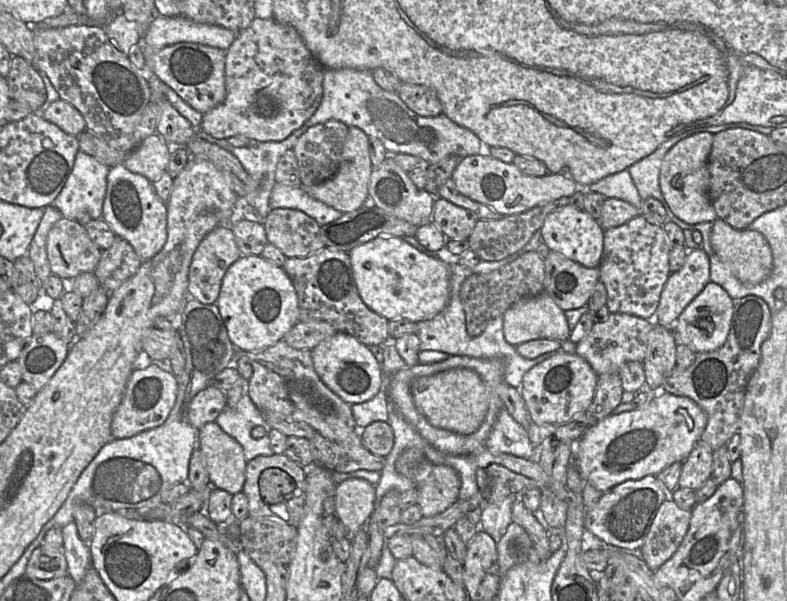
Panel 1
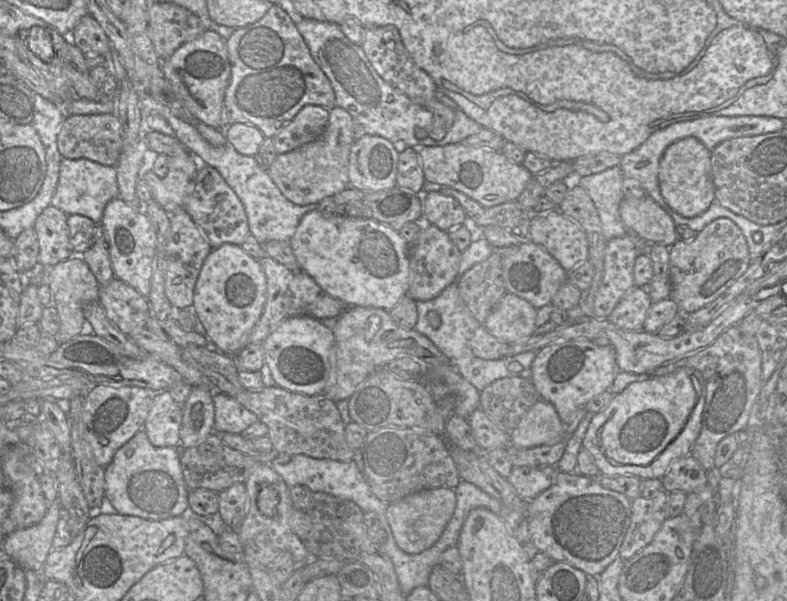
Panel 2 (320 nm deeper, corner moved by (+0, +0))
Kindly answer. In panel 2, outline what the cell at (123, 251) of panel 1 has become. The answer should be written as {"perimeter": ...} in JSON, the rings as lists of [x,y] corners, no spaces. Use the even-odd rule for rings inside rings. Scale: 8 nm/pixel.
{"perimeter":[[[100,223],[95,225],[90,247],[80,257],[87,264],[100,286],[115,277],[109,258],[109,241]]]}

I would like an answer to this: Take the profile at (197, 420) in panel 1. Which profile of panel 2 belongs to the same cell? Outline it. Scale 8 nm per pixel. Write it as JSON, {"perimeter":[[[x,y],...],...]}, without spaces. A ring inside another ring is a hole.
{"perimeter":[[[168,390],[154,394],[143,429],[155,447],[177,447],[182,422],[182,408]]]}

